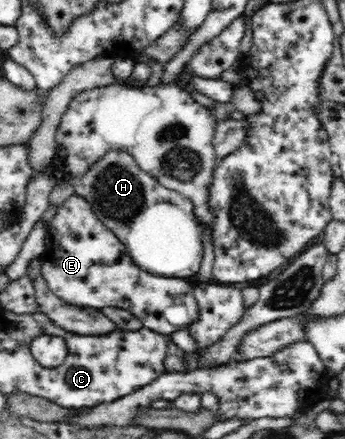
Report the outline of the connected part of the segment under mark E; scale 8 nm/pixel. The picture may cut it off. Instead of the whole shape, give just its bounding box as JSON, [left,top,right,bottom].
[37,194,200,336]

